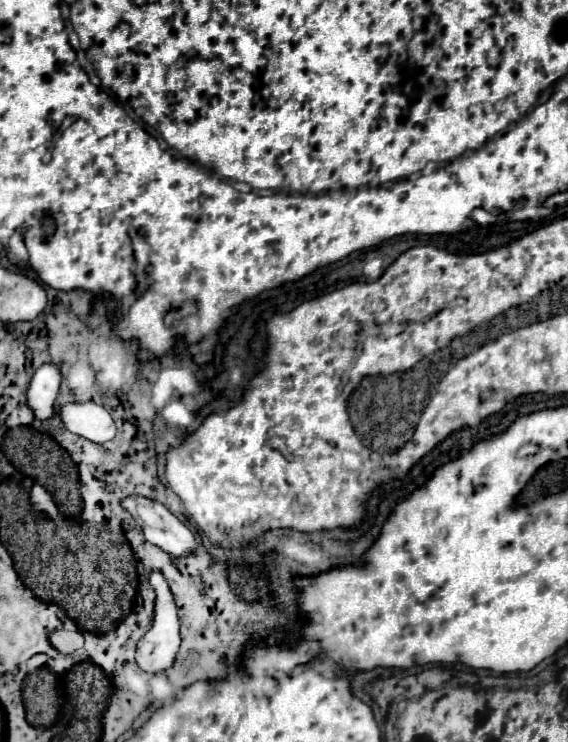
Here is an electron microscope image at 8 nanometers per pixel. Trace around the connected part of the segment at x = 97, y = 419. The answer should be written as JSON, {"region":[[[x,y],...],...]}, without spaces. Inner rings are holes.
{"region":[[[95,402],[63,404],[59,416],[65,422],[67,430],[91,442],[103,444],[115,436],[115,422],[111,414],[105,410],[105,406],[99,406]]]}

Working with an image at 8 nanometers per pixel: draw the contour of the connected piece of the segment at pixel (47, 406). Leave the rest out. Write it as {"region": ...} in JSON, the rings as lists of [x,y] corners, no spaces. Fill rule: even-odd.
{"region":[[[43,364],[31,378],[27,390],[27,404],[37,420],[49,420],[55,414],[55,400],[59,394],[61,372],[53,364]]]}

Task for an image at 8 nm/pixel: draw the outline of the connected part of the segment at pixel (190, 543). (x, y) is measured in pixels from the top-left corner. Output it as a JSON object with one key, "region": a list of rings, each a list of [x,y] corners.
{"region":[[[127,496],[121,500],[121,506],[135,518],[145,540],[171,558],[185,558],[195,552],[197,540],[191,528],[173,516],[161,502],[145,496]]]}

